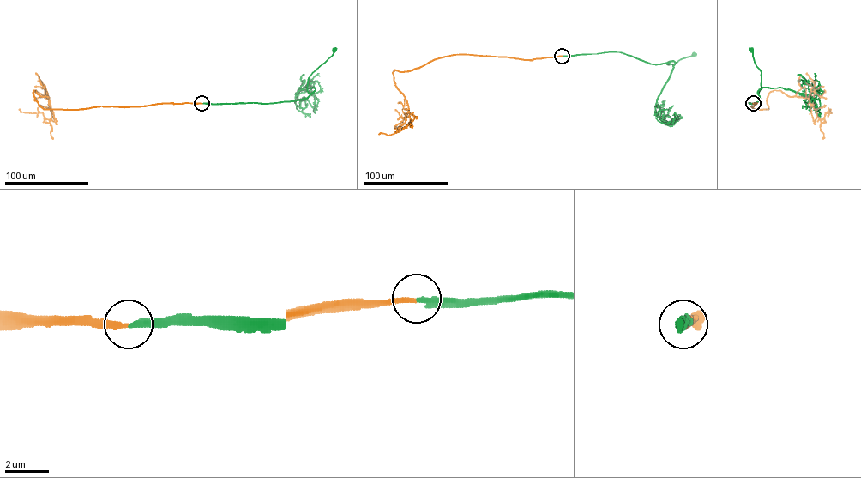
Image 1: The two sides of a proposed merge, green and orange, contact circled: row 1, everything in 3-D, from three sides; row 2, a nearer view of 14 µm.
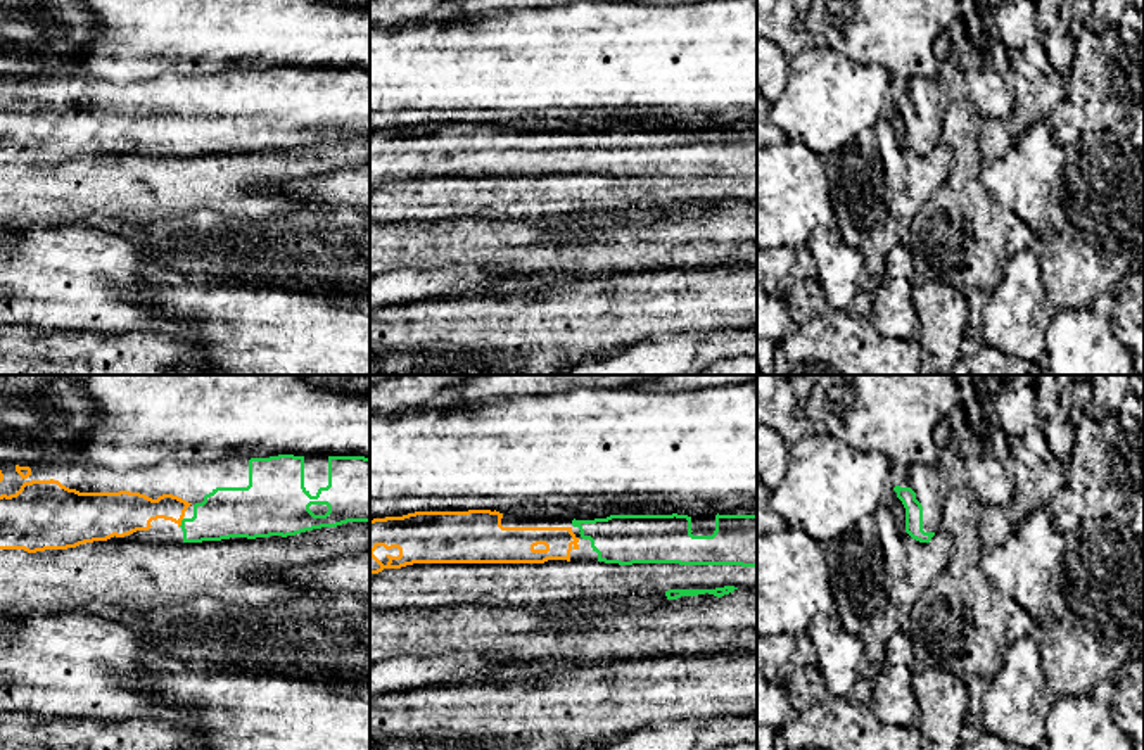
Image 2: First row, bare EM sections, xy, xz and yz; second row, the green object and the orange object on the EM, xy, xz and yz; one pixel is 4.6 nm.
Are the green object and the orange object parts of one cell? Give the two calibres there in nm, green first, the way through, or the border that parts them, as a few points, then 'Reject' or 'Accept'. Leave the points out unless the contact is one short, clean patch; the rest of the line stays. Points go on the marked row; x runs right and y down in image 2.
Thickness 240 nm (green) against 190 nm. Path across: xy (227, 512), (209, 522), (182, 522), (170, 510), (130, 512). Accept

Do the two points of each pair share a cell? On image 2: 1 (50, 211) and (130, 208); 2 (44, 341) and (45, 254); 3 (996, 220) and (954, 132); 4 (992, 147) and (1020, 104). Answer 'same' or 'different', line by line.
1: same
2: different
3: same
4: same

